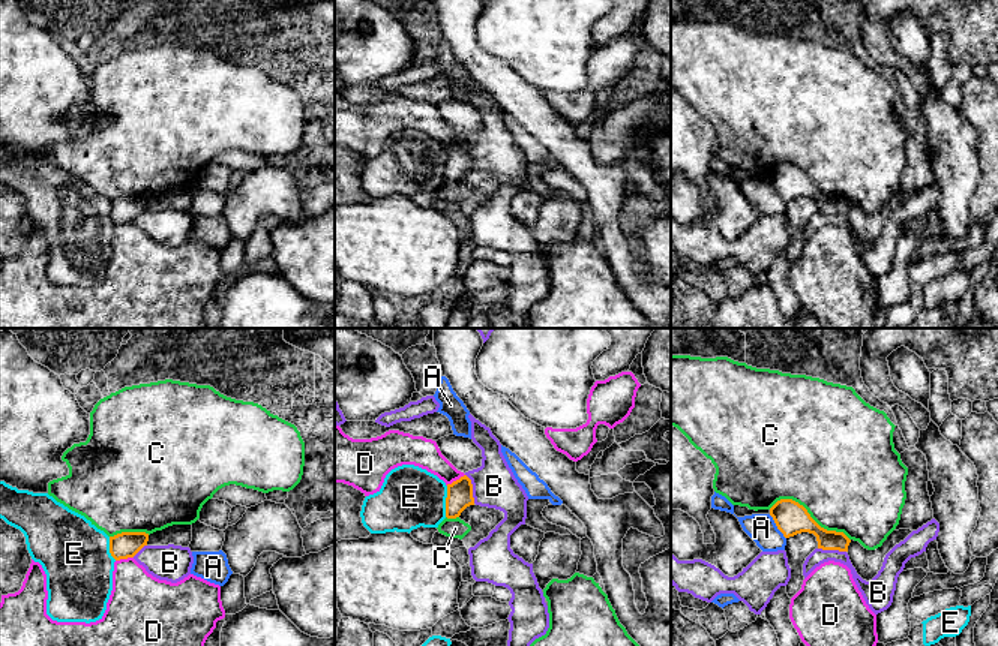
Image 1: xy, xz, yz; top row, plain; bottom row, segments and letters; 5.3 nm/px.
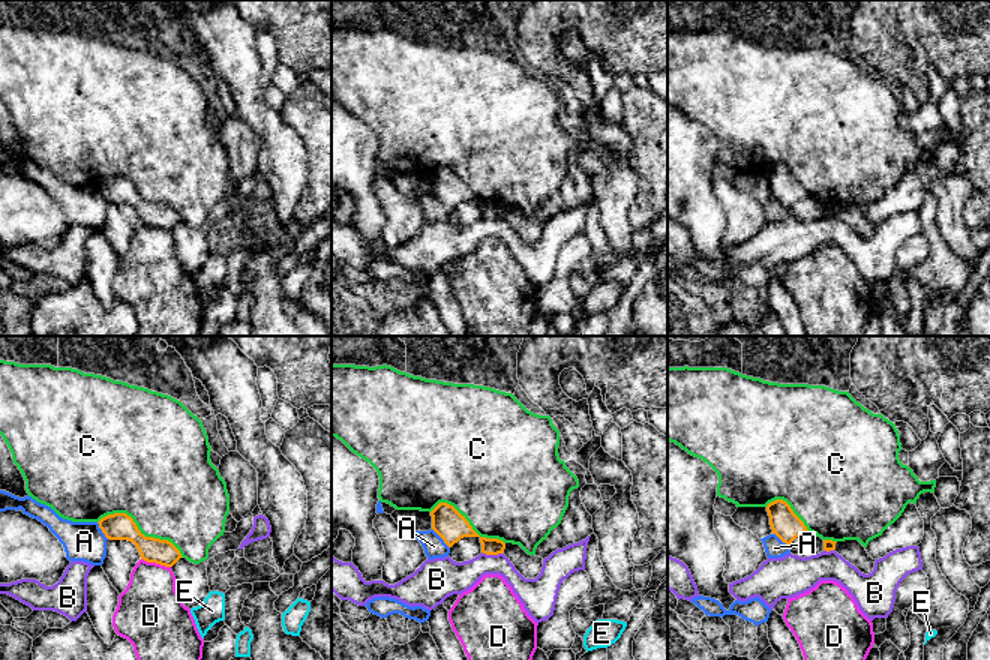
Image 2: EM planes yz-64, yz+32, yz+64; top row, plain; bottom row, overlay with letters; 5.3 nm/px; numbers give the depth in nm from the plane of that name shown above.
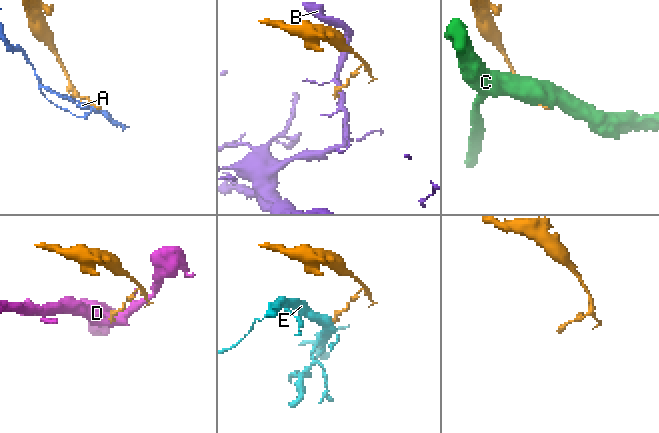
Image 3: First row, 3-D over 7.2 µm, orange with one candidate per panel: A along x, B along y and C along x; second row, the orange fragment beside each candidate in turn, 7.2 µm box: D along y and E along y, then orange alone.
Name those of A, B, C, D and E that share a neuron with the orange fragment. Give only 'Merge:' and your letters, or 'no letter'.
Merge: no letter

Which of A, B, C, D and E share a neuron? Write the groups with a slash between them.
A / B / C / D / E

